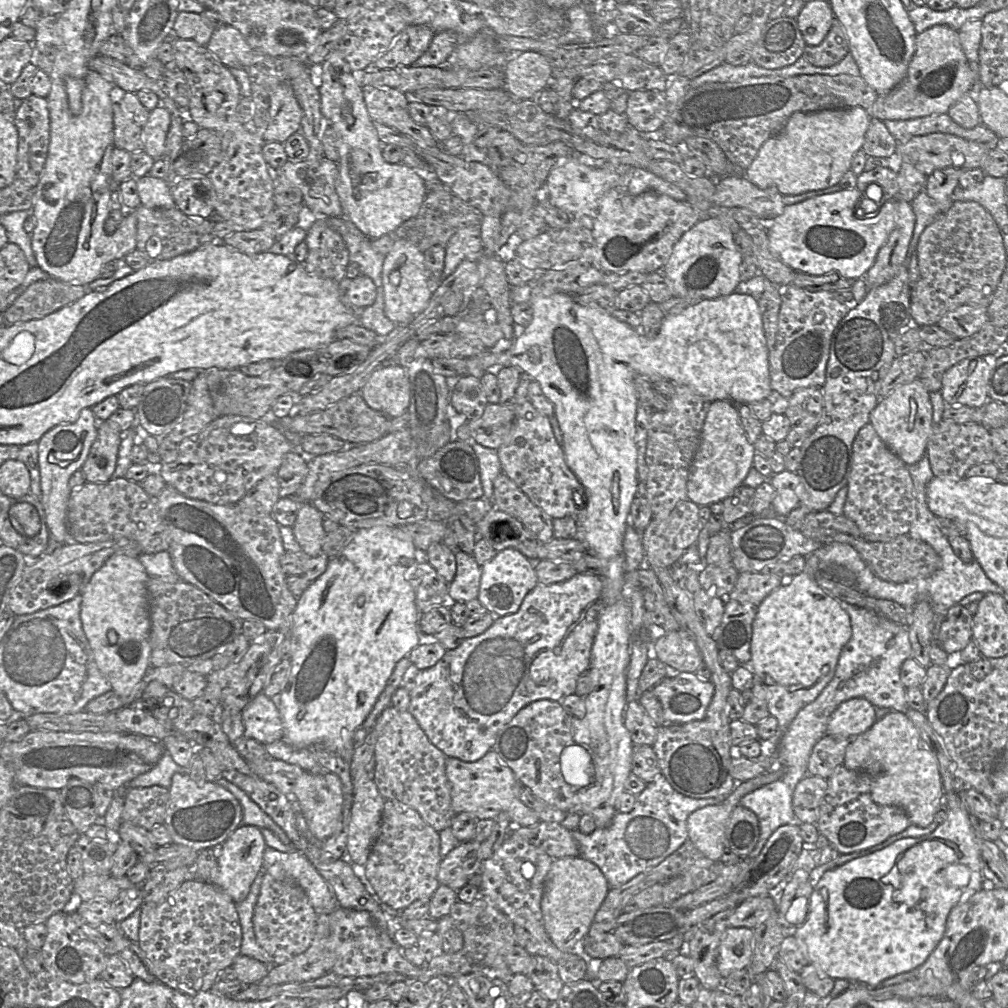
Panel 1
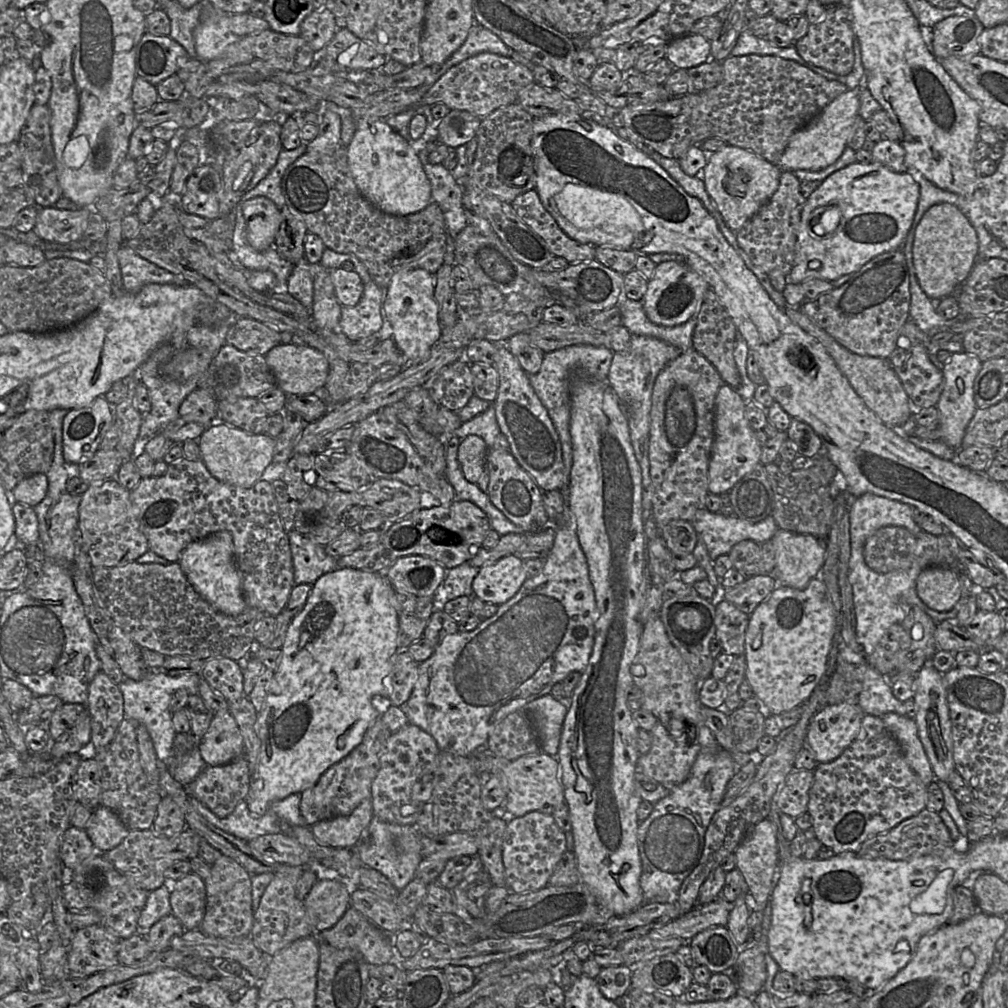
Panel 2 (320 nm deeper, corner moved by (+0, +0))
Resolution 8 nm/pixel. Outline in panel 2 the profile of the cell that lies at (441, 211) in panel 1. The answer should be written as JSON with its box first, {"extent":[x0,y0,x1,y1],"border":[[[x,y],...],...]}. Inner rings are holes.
{"extent":[282,144,447,289],"border":[[[342,144],[320,152],[306,152],[290,165],[282,178],[282,193],[287,207],[306,224],[308,232],[318,235],[324,245],[338,253],[355,255],[366,266],[374,282],[387,289],[394,274],[403,270],[424,269],[435,275],[444,264],[447,226],[444,213],[431,202],[423,210],[406,216],[386,214],[359,192],[348,164],[347,149]]]}

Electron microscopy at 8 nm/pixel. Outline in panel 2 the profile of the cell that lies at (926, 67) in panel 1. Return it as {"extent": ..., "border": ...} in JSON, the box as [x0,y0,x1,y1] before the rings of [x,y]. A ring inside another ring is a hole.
{"extent":[932,15,983,59],"border":[[[975,15],[947,17],[932,28],[932,53],[937,59],[979,54],[978,38],[983,30]]]}

